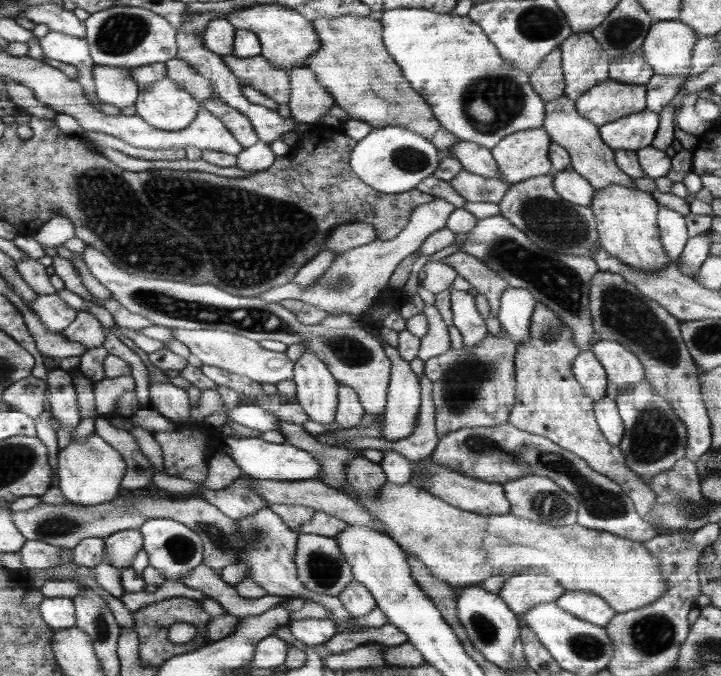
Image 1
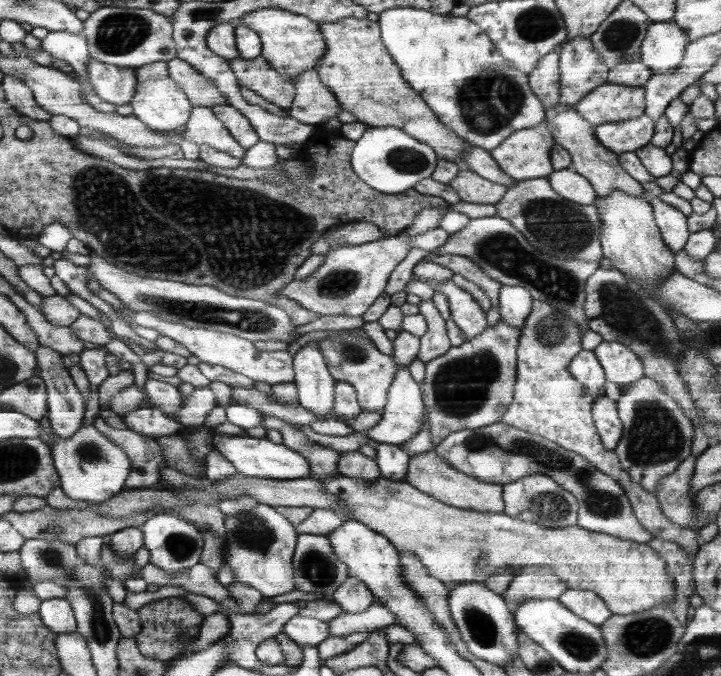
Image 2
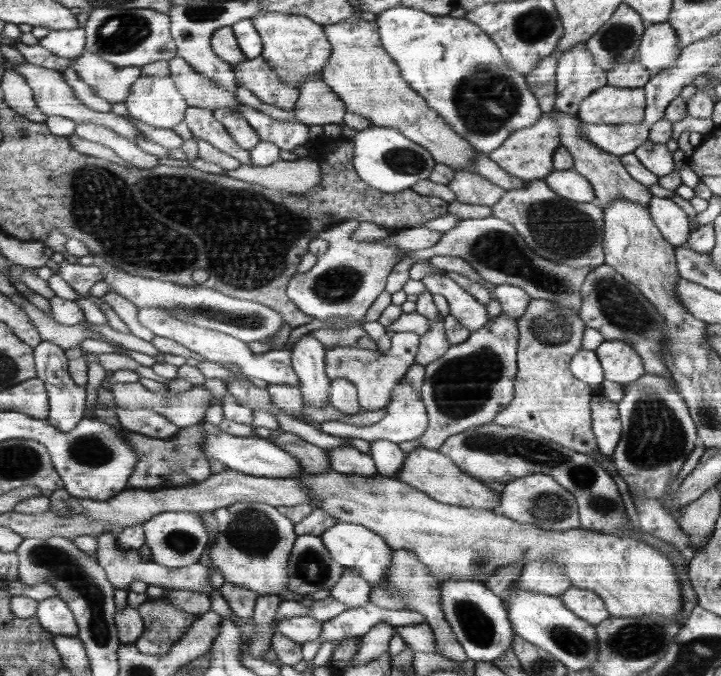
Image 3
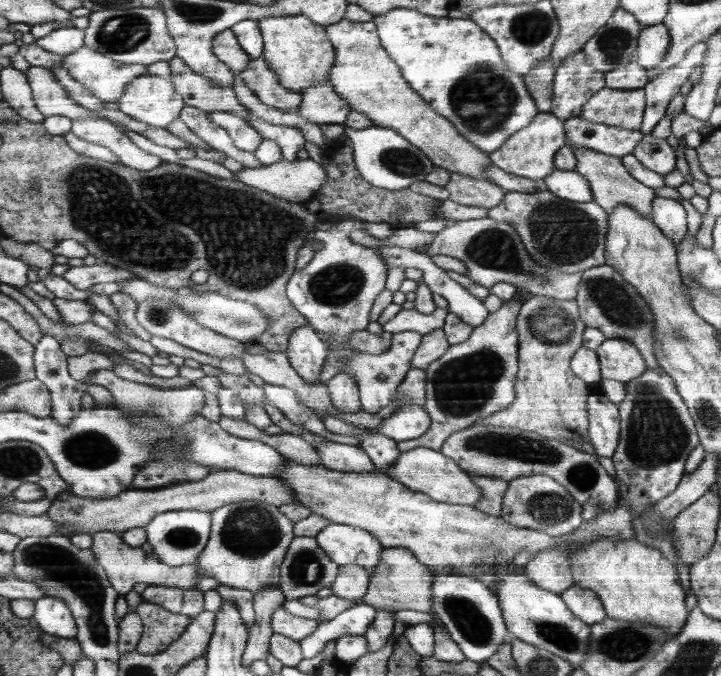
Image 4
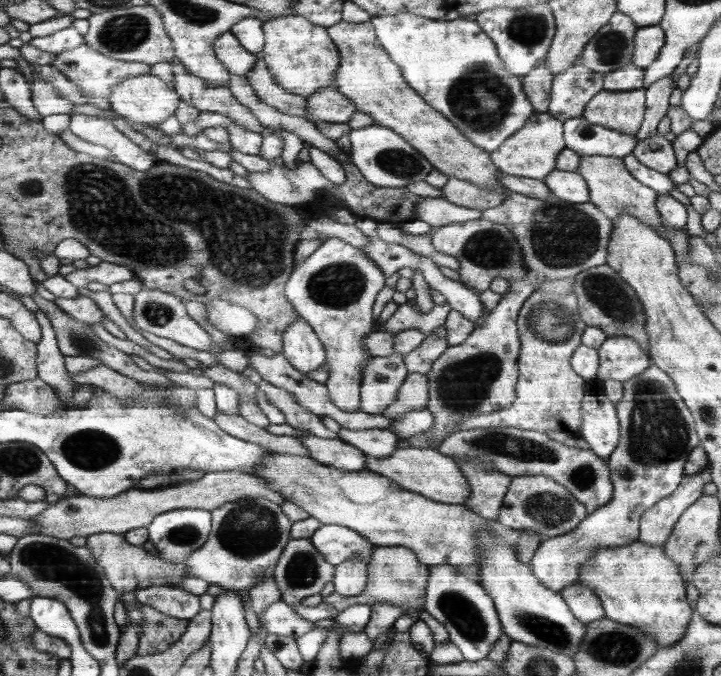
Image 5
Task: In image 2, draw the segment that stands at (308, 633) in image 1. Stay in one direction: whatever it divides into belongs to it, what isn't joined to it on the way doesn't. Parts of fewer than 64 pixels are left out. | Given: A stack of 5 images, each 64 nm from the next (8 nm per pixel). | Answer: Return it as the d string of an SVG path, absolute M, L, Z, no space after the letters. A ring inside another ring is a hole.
M296 615L284 624L282 632L301 646L317 646L330 637L330 624L328 621Z

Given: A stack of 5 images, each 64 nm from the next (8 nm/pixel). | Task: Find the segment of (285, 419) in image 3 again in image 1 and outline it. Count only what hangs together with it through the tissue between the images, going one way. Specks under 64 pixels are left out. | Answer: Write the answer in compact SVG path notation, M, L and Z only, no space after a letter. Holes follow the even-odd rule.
M422 375L420 380L421 406L418 412L414 432L409 437L398 440L386 440L384 437L368 438L360 436L354 440L348 440L344 447L352 449L374 448L374 450L392 450L408 458L411 462L418 462L431 456L436 448L438 435L436 435L435 407L432 401L432 385L426 375Z

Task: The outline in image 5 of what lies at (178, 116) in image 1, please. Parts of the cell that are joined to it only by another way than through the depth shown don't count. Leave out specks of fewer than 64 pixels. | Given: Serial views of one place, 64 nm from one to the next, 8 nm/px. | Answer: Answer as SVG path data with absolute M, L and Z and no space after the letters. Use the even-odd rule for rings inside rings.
M153 73L118 84L110 96L112 108L120 116L151 125L170 120L180 100L172 84Z

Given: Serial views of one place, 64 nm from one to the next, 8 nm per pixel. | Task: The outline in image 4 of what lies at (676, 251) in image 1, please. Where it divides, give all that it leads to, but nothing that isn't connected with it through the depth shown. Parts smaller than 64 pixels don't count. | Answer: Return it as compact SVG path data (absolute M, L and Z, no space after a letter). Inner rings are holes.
M656 196L651 219L676 246L687 235L687 212L676 199Z

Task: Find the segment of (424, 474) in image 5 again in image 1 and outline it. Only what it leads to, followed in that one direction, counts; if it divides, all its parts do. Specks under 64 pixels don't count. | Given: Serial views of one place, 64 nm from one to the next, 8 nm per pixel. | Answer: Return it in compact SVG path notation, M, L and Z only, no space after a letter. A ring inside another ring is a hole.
M431 456L424 458L424 460L413 462L412 476L410 476L409 482L412 482L412 479L418 477L418 475L420 475L420 486L423 490L440 497L442 500L447 501L448 504L456 505L456 507L461 509L467 509L468 512L484 515L502 515L511 512L511 504L507 499L506 490L503 488L503 485L496 481L480 480L450 468L442 468L440 464L436 464L432 460ZM426 471L428 471L428 478L424 478L424 484L422 484L422 473L426 473Z

